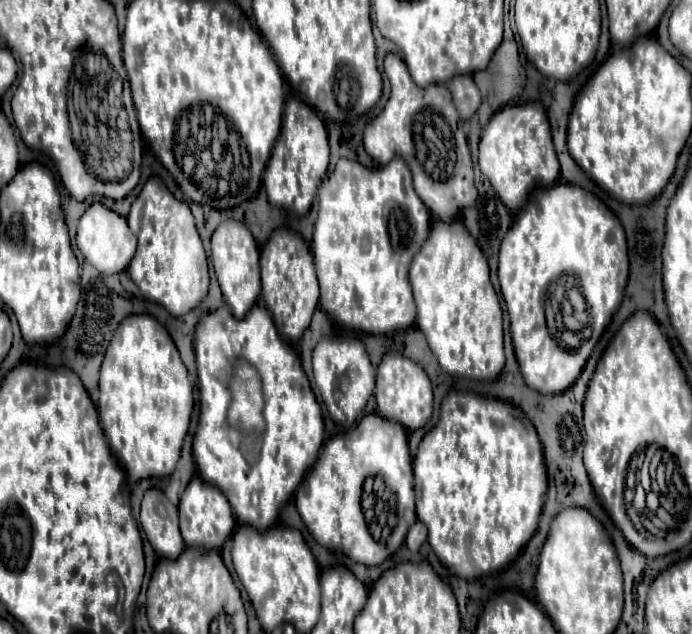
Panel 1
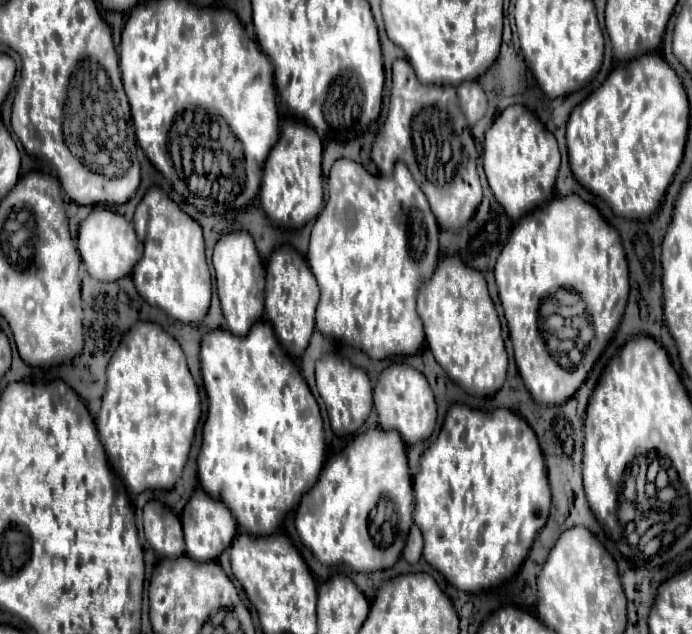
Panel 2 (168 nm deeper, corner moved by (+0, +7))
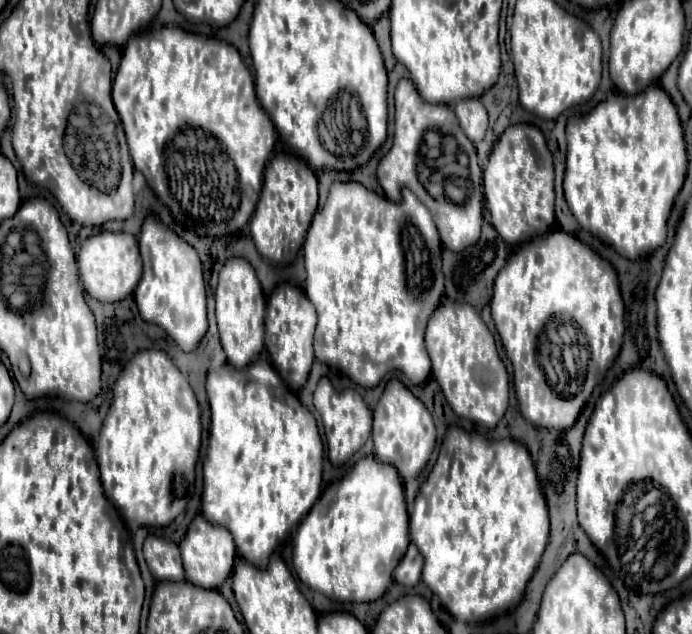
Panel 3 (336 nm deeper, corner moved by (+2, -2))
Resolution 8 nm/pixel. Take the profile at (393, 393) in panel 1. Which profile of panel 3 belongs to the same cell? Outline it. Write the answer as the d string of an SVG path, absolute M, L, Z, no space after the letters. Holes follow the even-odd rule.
M392 378L386 384L380 396L380 402L374 408L372 438L374 438L376 458L396 466L404 480L416 478L432 454L432 448L436 442L434 420L426 410L424 402L420 402L398 378Z

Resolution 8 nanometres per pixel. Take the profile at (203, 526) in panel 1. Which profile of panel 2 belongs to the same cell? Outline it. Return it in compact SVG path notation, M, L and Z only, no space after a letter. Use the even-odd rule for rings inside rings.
M196 489L194 495L190 497L188 505L182 511L182 527L184 527L184 541L186 541L186 555L190 559L196 559L200 563L206 561L216 561L218 555L232 545L232 539L236 537L236 519L230 513L230 509L208 497L202 489Z

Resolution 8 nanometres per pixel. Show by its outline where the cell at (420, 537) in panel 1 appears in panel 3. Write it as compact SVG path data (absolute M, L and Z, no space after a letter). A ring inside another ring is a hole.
M410 542L406 556L400 560L398 568L394 570L396 582L402 584L402 586L416 586L418 580L420 580L420 576L422 576L422 564L424 564L422 554L418 552L416 544Z

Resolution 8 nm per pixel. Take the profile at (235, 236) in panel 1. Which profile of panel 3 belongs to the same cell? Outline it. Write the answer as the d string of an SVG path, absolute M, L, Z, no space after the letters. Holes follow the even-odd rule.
M240 256L228 258L218 274L218 288L214 298L216 298L218 332L226 358L234 368L244 368L246 364L254 362L256 356L260 356L264 350L266 298L252 264Z

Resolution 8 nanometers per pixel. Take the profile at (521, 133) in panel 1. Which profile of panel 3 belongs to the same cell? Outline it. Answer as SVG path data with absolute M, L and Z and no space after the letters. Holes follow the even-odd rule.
M532 124L508 126L492 148L488 166L484 170L484 196L492 214L492 224L508 244L526 242L528 236L544 234L554 226L554 164L542 132Z

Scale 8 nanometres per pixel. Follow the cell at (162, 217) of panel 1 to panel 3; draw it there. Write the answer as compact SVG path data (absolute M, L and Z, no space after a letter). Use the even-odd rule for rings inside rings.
M154 214L146 216L138 244L144 260L144 274L134 292L140 316L162 326L182 350L194 350L208 330L206 286L196 248L178 238L170 228L156 220Z

